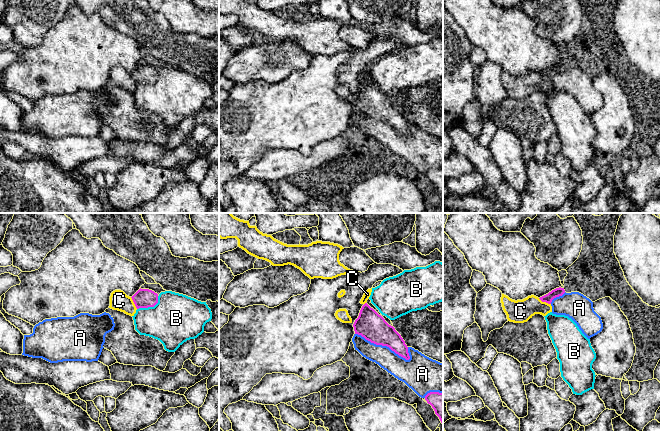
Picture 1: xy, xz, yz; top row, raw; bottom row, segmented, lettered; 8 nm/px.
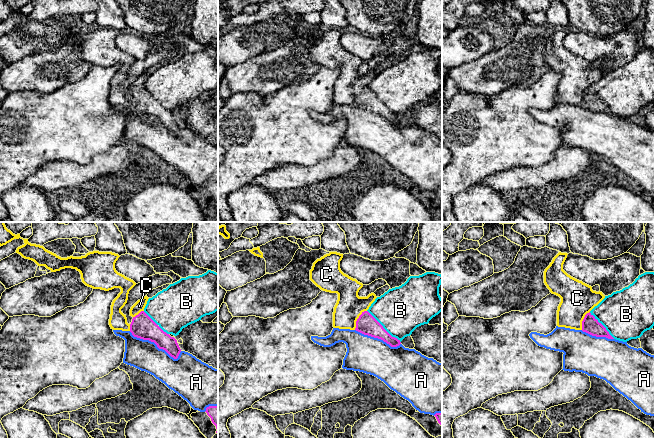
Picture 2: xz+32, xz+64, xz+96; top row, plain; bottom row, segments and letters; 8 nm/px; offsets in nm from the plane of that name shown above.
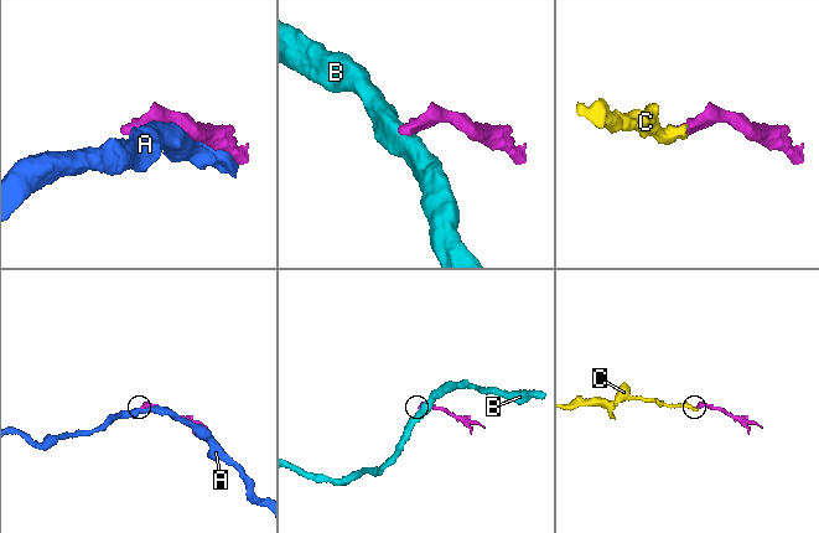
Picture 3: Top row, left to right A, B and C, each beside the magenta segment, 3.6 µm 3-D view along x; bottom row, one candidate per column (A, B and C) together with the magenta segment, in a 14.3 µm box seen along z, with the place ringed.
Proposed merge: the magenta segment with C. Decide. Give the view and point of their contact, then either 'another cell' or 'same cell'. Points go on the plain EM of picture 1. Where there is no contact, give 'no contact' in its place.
meets magenta in yz at (544, 77); same cell

